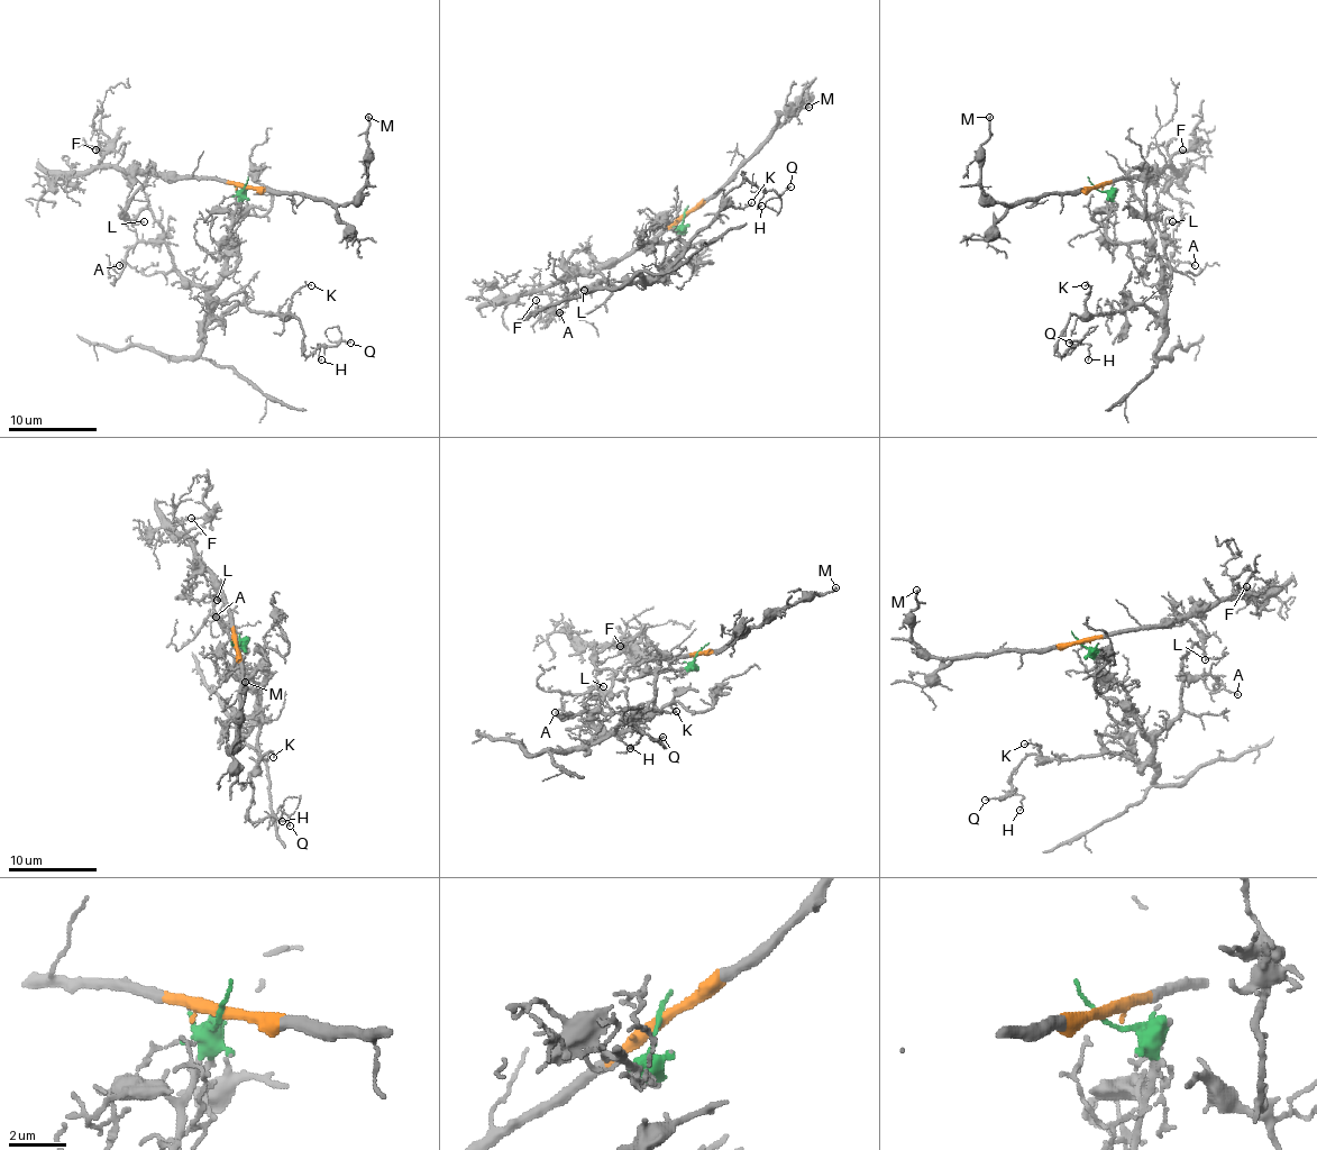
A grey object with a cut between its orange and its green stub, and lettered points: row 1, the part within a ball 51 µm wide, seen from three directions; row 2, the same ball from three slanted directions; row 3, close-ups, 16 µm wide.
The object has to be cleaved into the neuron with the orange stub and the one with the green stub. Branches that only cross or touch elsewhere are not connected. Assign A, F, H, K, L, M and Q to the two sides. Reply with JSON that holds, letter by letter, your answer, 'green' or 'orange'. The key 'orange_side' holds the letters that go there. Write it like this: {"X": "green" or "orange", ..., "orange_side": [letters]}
{"A": "green", "F": "orange", "H": "green", "K": "green", "L": "green", "M": "orange", "Q": "green", "orange_side": ["F", "M"]}

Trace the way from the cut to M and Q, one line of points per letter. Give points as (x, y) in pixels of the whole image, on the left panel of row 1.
M: (244, 186), (271, 186), (346, 204), (366, 181), (368, 116)
Q: (244, 186), (237, 243), (210, 309), (223, 316), (246, 304), (291, 313), (309, 356), (350, 343)

